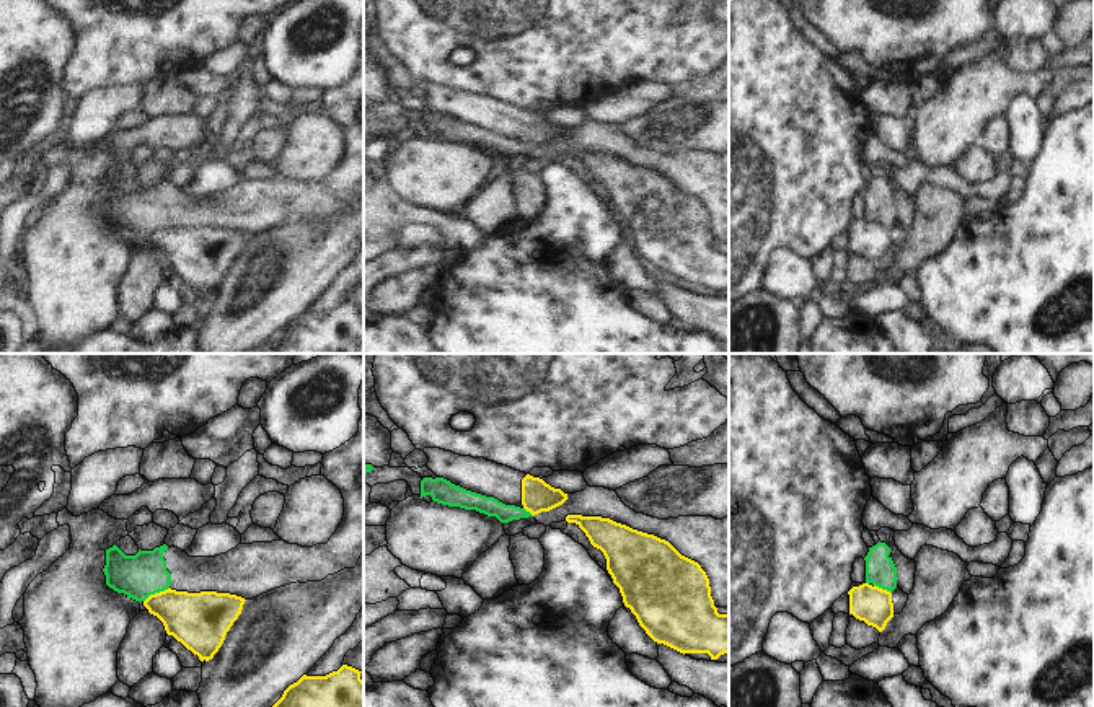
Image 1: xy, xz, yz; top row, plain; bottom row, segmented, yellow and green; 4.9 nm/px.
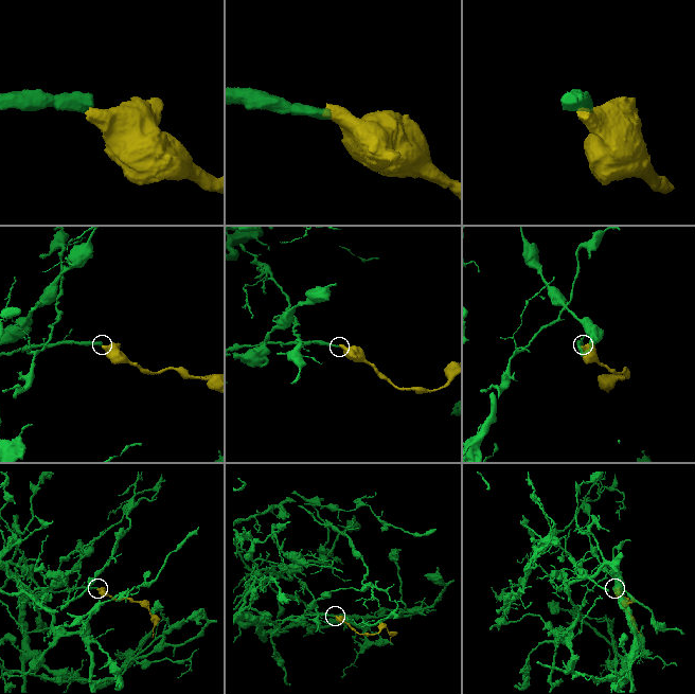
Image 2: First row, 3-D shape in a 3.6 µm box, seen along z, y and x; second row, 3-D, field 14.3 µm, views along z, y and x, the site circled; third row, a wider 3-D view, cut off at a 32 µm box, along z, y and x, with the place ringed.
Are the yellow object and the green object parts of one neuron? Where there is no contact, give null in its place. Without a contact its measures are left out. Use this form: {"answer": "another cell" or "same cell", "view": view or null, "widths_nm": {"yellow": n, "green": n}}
{"answer": "another cell", "view": "xy", "widths_nm": {"yellow": 280, "green": 220}}

